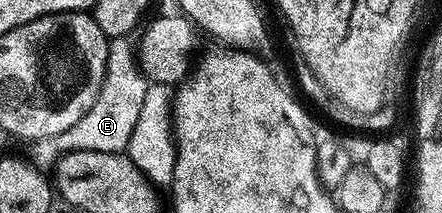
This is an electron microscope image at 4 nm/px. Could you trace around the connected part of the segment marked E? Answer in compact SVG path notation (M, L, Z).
M113 36L108 42L108 61L104 71L104 81L98 90L98 98L94 98L94 106L70 126L62 134L51 137L47 141L46 147L55 154L65 154L67 152L119 152L123 153L130 142L130 134L134 134L134 126L138 126L138 114L142 114L142 102L146 98L146 90L149 81L145 80L140 65L136 63L134 44L128 36Z

